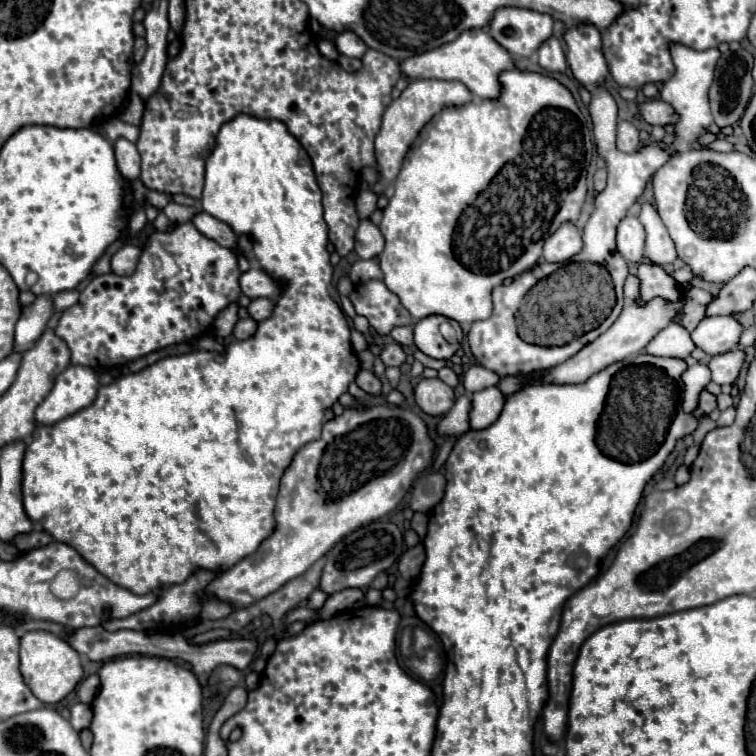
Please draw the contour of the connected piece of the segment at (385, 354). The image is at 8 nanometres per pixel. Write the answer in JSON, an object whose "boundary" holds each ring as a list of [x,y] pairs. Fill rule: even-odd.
{"boundary":[[[391,343],[391,345],[383,347],[383,351],[381,351],[381,359],[383,359],[383,363],[387,367],[391,367],[391,365],[399,367],[405,361],[405,357],[407,355],[405,355],[405,351],[403,351],[403,347],[399,343]]]}

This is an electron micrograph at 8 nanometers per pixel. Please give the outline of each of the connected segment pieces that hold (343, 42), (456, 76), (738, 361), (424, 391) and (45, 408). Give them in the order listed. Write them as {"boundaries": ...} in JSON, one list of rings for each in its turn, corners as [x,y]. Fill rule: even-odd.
{"boundaries":[[[[345,31],[341,35],[337,35],[335,39],[335,45],[337,45],[337,51],[341,55],[347,55],[347,57],[357,57],[361,59],[367,51],[365,43],[361,43],[361,39],[357,39],[357,35],[353,35],[351,31]]],[[[485,29],[463,31],[453,43],[445,43],[445,47],[437,47],[437,51],[427,51],[425,55],[415,55],[413,59],[401,61],[401,69],[411,79],[447,79],[461,81],[469,87],[469,91],[481,99],[497,99],[501,95],[503,85],[499,83],[499,75],[503,71],[515,69],[515,61]]],[[[735,349],[735,351],[727,351],[723,355],[717,355],[709,361],[709,369],[713,373],[713,381],[719,385],[725,383],[735,383],[739,377],[739,369],[743,367],[745,361],[745,351],[743,349]]],[[[421,379],[415,387],[415,399],[427,415],[445,415],[445,411],[453,405],[455,395],[441,379]]],[[[67,367],[55,381],[51,393],[37,407],[39,425],[55,425],[57,421],[89,407],[99,389],[97,373],[89,367]]]]}

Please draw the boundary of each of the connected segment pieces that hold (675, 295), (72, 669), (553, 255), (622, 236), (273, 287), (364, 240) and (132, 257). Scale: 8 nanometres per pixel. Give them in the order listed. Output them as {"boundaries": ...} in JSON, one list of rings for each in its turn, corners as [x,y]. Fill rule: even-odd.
{"boundaries":[[[[641,263],[637,277],[639,277],[641,287],[639,287],[637,299],[633,301],[635,305],[645,305],[647,301],[651,301],[655,297],[661,297],[669,303],[677,303],[683,299],[683,291],[679,289],[677,281],[659,265]]],[[[27,631],[21,637],[21,673],[33,695],[43,703],[59,703],[83,677],[79,653],[61,637],[49,631]]],[[[563,223],[543,247],[543,259],[549,263],[565,263],[583,247],[581,231],[573,223]]],[[[627,215],[621,219],[617,227],[617,249],[625,261],[639,263],[643,259],[643,245],[645,245],[645,229],[641,227],[639,219]]],[[[251,267],[247,273],[241,273],[239,287],[241,287],[241,293],[251,299],[257,299],[257,297],[277,299],[281,291],[281,285],[259,267]]],[[[363,219],[355,233],[354,251],[360,259],[373,259],[383,251],[383,235],[371,219]]],[[[123,245],[113,257],[111,257],[111,269],[117,275],[131,275],[139,263],[139,255],[141,255],[141,247],[137,245]]]]}

